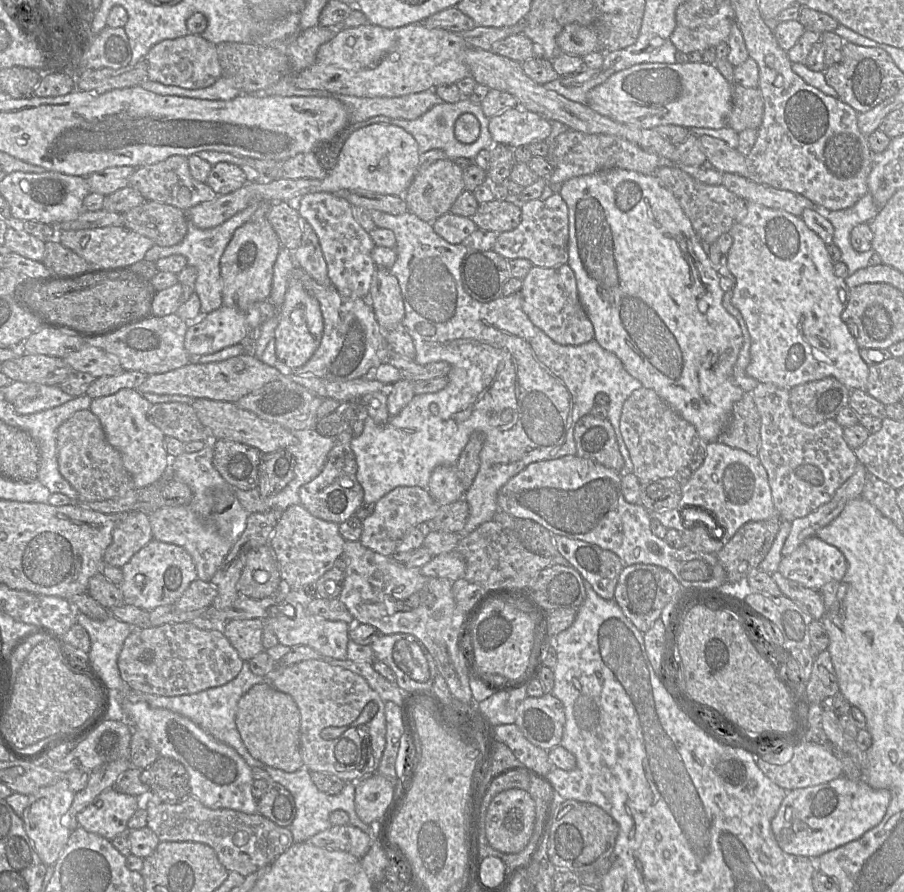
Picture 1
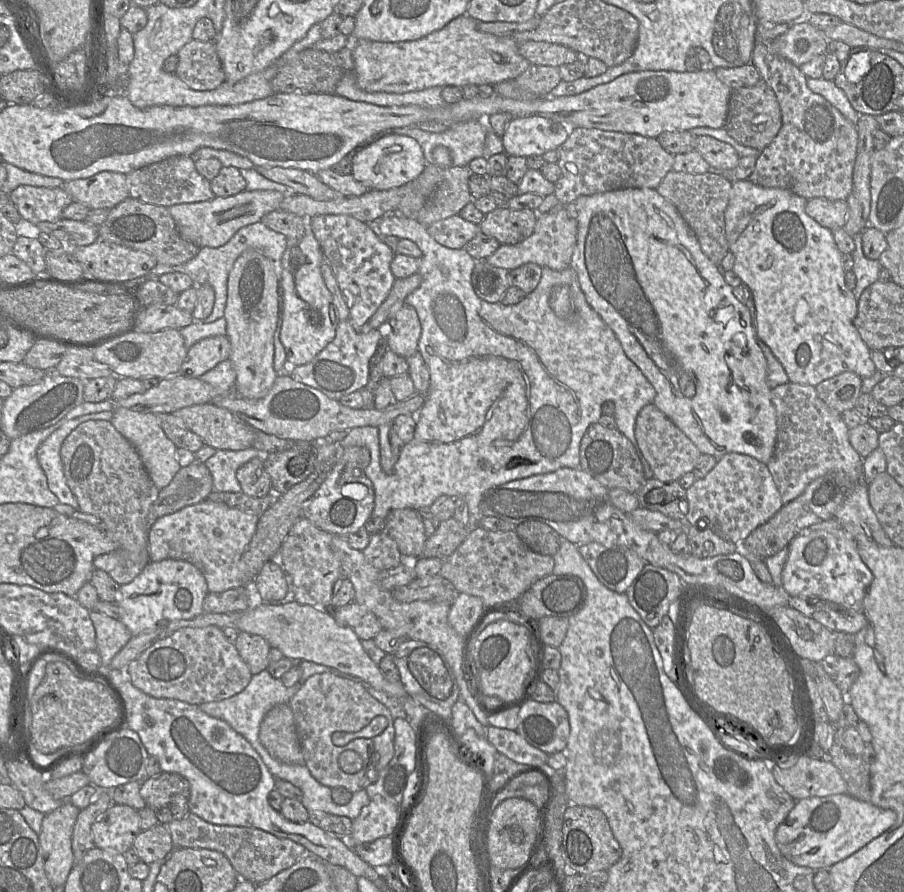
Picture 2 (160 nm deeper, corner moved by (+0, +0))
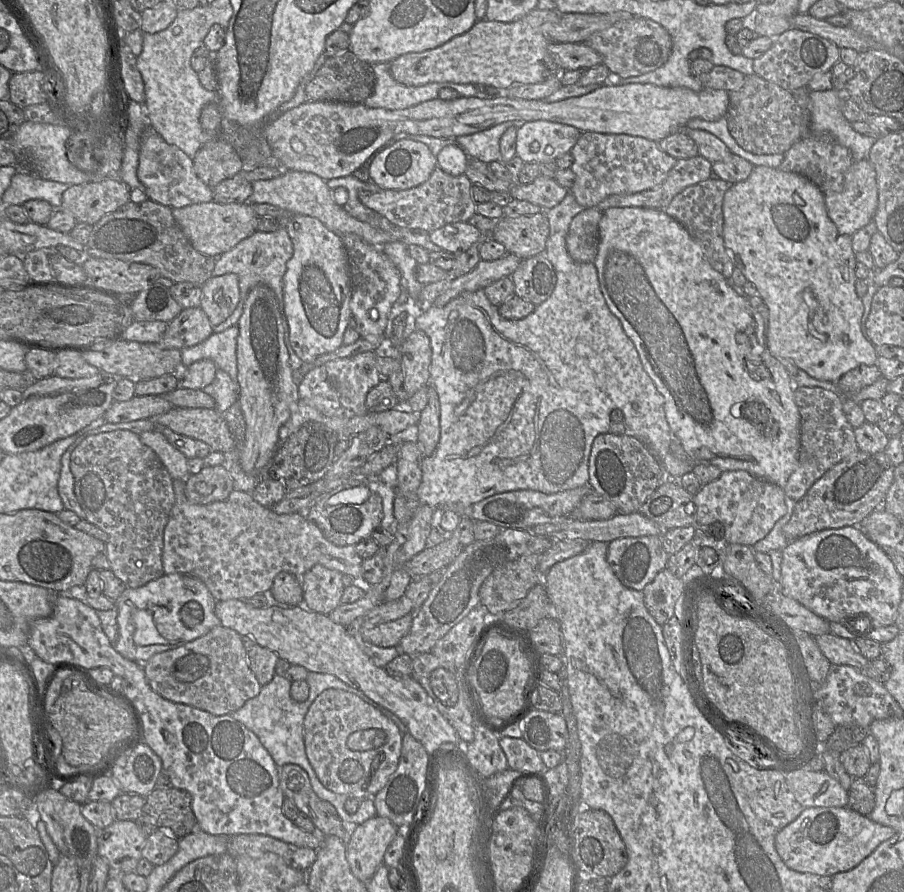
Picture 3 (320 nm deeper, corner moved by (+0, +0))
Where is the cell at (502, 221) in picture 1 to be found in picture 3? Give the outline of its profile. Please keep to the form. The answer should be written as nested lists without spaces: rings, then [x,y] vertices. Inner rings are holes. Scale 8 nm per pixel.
[[[544,212],[522,216],[503,216],[495,222],[490,237],[503,244],[507,253],[528,259],[545,251],[549,221]]]

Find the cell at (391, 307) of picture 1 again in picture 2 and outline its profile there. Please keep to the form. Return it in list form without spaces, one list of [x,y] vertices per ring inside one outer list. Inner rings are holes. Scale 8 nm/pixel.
[[[404,304],[385,326],[390,350],[407,359],[418,351],[422,328],[416,310]]]

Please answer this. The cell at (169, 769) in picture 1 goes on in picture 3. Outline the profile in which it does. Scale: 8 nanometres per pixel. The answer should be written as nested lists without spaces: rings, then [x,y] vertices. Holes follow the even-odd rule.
[[[175,787],[151,791],[145,796],[143,812],[154,819],[158,828],[170,829],[176,838],[190,834],[197,827],[192,796]]]

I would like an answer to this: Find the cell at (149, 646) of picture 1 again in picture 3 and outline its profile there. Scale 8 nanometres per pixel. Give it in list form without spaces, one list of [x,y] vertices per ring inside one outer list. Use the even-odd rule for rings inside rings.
[[[222,625],[214,627],[207,634],[182,646],[153,655],[143,664],[143,668],[149,686],[160,696],[175,703],[193,706],[215,716],[231,715],[247,700],[256,697],[262,687],[249,668],[247,650],[243,645],[242,636],[235,630]]]

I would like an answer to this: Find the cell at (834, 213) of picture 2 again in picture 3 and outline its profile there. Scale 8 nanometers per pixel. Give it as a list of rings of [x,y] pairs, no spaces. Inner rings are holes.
[[[868,159],[854,162],[845,174],[842,190],[825,195],[829,218],[841,234],[852,236],[874,218],[878,208],[878,185],[876,171]]]

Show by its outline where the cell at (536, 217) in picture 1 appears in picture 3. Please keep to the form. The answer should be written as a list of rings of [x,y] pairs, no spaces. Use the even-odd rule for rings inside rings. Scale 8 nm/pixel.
[[[506,253],[494,261],[481,259],[470,272],[456,278],[434,301],[434,305],[443,307],[464,292],[483,290],[486,286],[503,277],[511,277],[521,262],[522,259],[511,253]]]

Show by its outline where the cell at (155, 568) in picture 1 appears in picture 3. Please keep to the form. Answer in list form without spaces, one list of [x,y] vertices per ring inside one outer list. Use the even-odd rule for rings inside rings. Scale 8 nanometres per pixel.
[[[179,573],[164,574],[138,588],[127,587],[116,600],[118,638],[114,648],[126,659],[143,665],[153,655],[182,646],[221,625],[215,615],[215,603],[216,600],[200,579]]]

